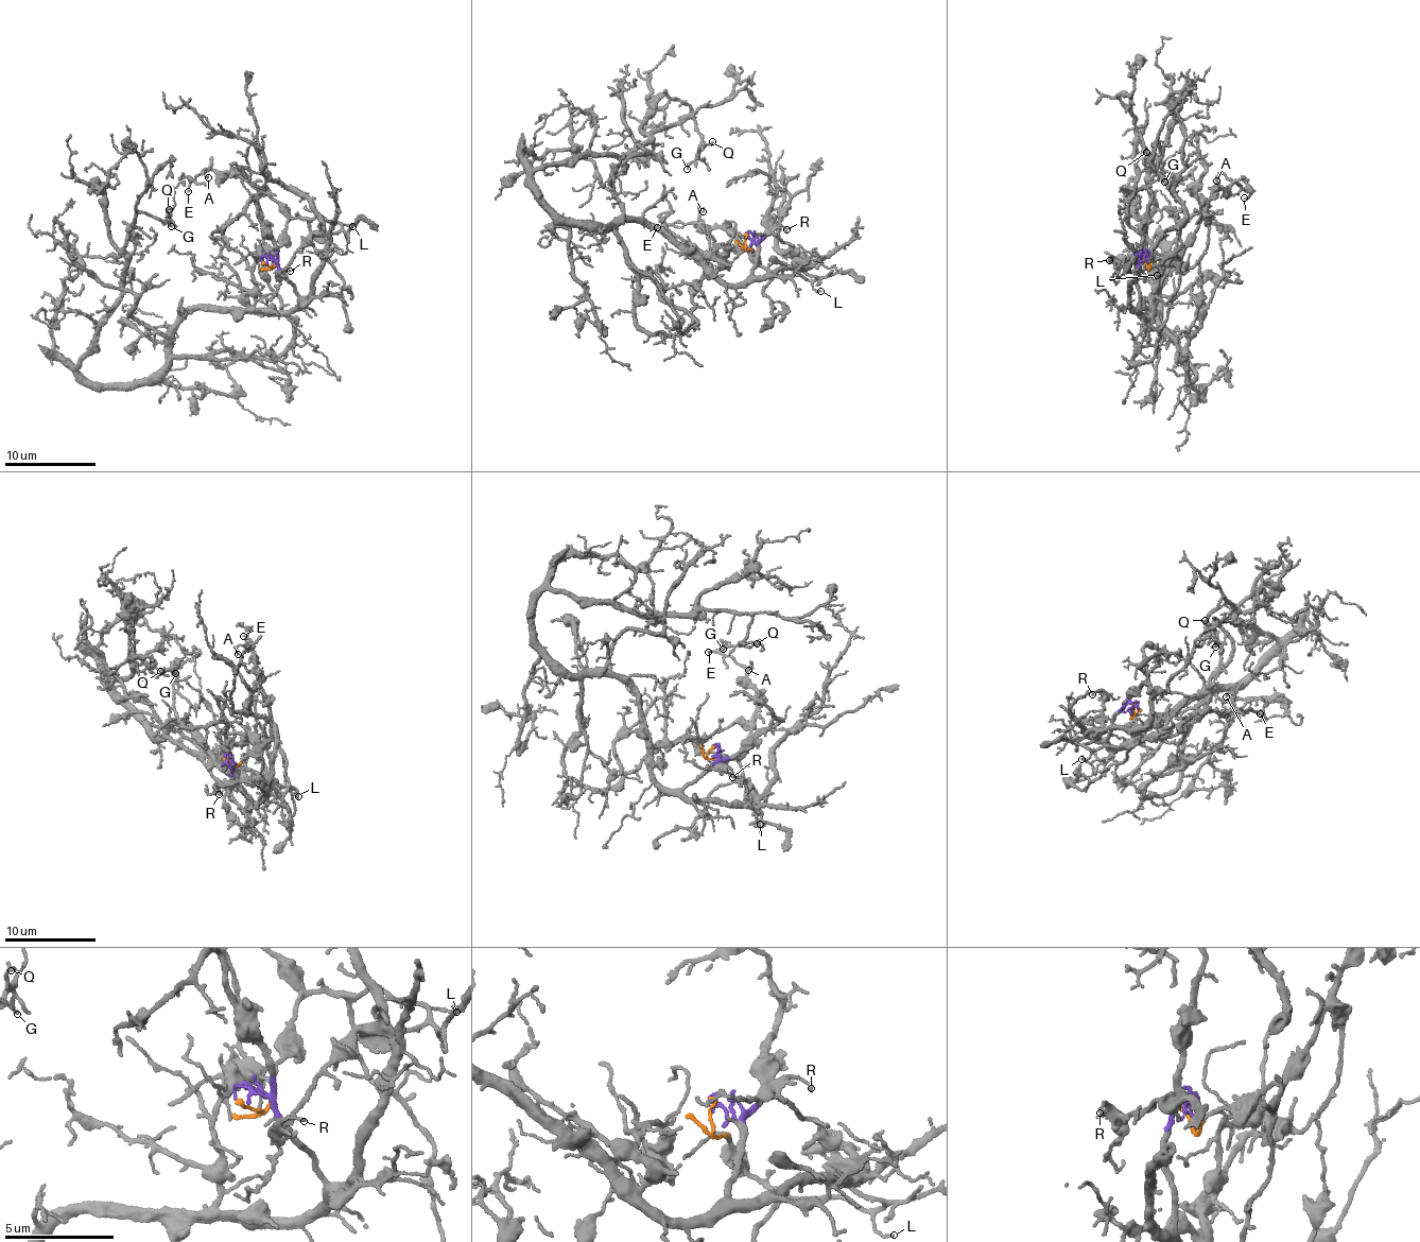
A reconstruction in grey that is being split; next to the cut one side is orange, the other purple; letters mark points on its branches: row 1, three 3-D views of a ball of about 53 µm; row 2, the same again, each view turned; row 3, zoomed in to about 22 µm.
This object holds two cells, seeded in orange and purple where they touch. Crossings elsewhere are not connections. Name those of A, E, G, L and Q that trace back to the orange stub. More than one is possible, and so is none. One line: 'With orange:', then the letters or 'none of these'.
With orange: A, E, L

